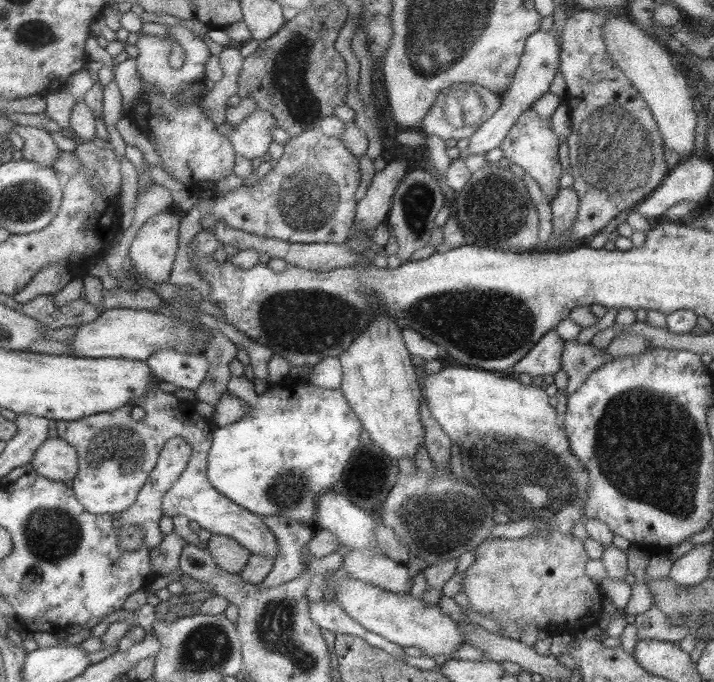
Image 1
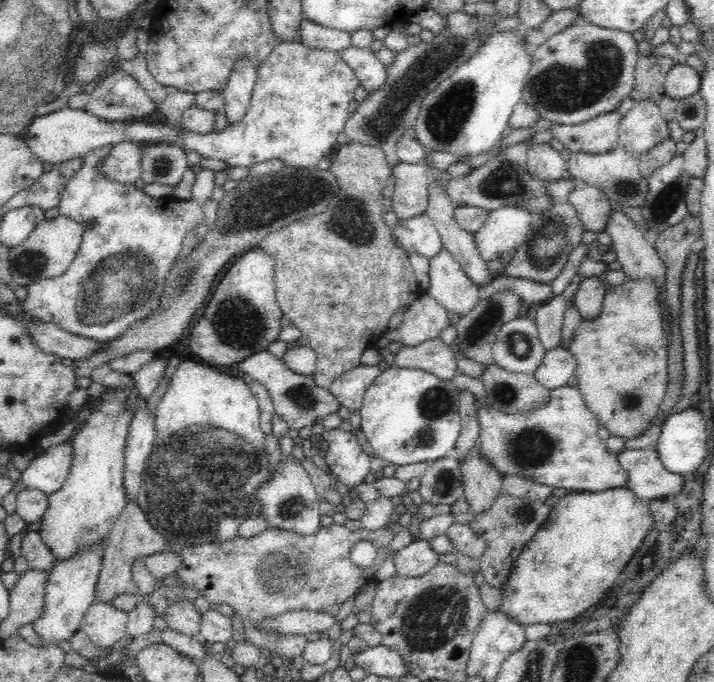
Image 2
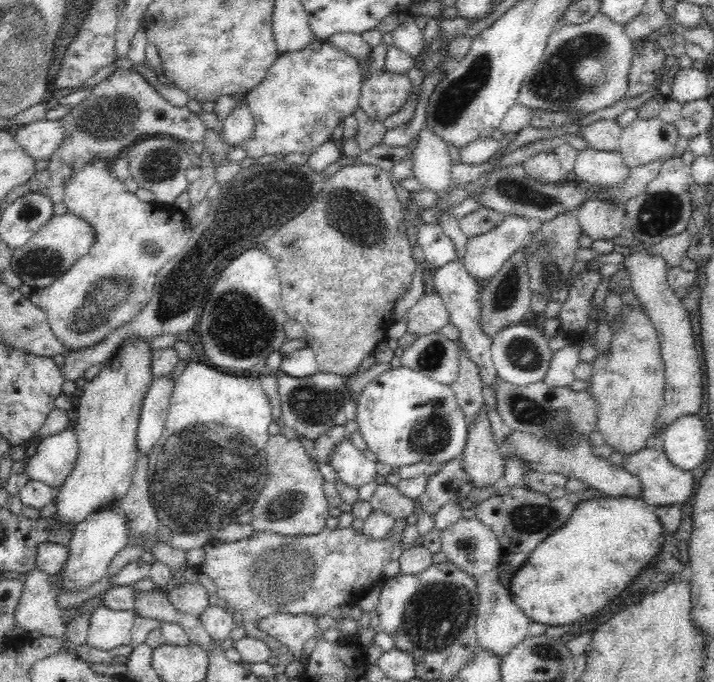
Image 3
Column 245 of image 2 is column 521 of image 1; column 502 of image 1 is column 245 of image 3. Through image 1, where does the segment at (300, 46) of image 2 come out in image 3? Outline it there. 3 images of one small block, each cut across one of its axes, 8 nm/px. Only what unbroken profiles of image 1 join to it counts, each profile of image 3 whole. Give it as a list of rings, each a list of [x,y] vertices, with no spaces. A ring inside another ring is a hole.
[[[313,40],[302,50],[291,53],[279,53],[268,69],[260,84],[249,90],[246,102],[254,118],[253,135],[241,146],[250,158],[260,158],[269,154],[312,154],[318,146],[338,138],[338,132],[344,117],[352,115],[359,107],[363,73],[357,58],[338,50],[327,40]]]

